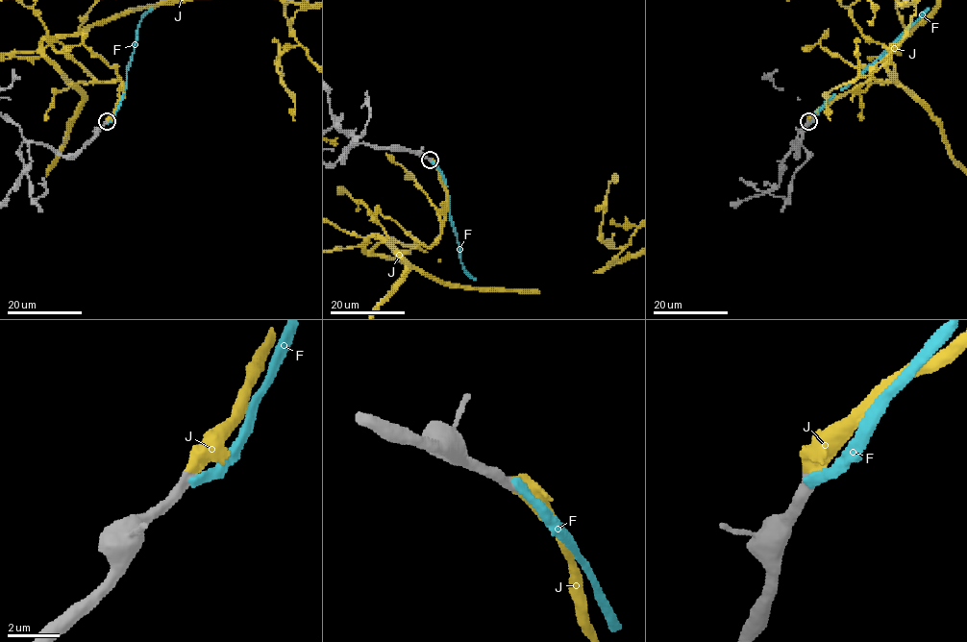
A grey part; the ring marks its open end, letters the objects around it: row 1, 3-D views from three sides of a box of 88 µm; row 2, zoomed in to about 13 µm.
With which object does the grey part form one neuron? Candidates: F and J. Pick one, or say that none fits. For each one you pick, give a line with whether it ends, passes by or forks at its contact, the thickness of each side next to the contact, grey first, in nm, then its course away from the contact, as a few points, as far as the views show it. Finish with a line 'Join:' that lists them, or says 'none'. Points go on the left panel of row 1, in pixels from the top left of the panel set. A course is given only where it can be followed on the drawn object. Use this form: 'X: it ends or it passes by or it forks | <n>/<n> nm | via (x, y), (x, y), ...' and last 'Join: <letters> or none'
J: it ends | 440/460 nm
Join: J

